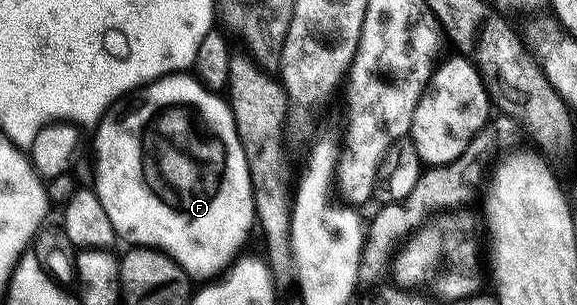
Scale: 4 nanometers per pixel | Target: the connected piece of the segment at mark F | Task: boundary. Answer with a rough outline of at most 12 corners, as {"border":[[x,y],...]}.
{"border":[[162,76],[96,125],[115,237],[191,278],[256,228],[230,105]]}

